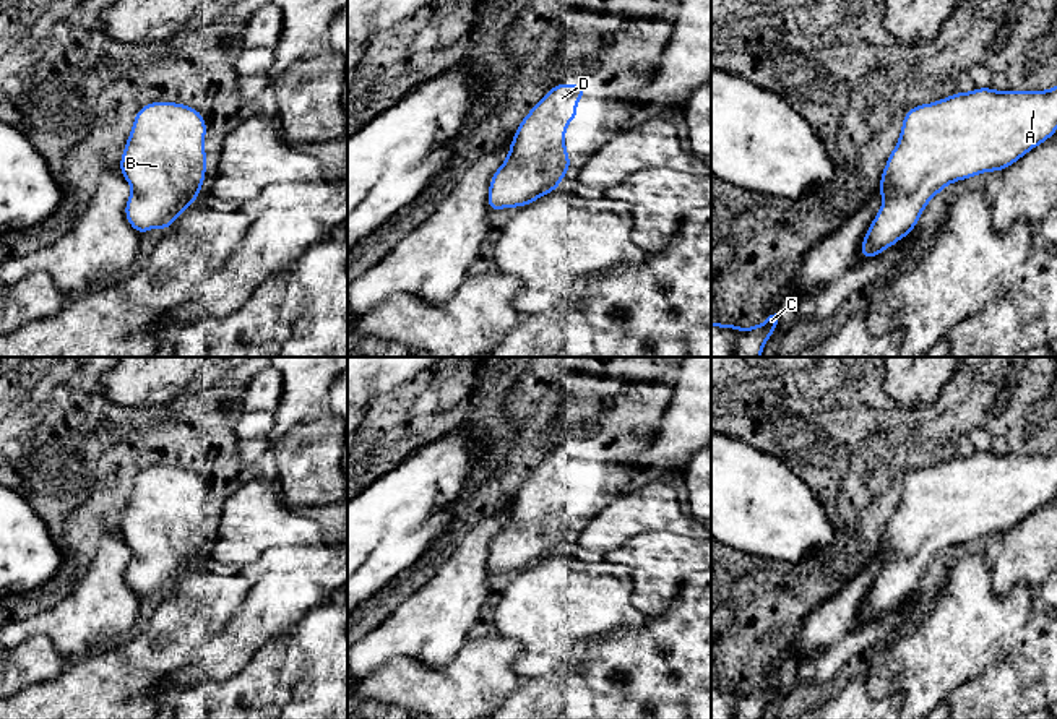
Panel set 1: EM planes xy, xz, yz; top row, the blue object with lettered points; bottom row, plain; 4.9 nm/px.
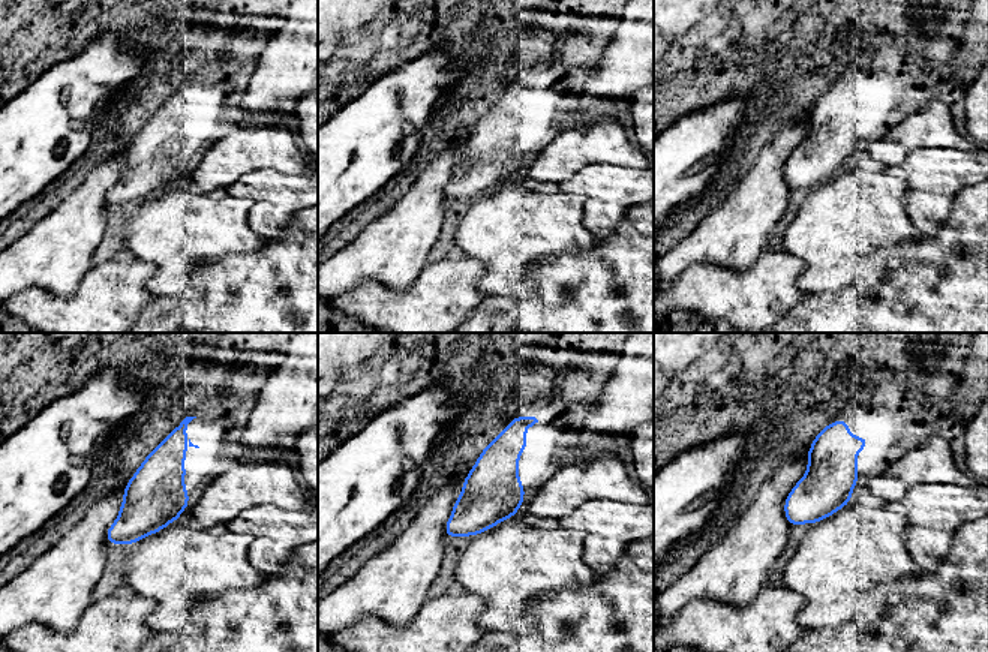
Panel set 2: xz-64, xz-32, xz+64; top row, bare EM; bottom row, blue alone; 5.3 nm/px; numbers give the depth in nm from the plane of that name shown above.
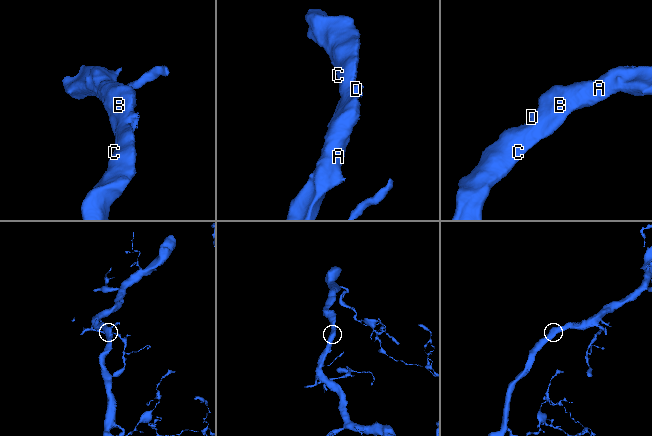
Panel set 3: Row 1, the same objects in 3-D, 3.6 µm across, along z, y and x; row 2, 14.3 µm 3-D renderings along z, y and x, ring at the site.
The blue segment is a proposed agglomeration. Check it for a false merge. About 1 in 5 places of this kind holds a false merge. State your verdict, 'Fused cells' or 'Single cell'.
Single cell

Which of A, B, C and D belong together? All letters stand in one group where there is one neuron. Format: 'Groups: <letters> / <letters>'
Groups: A B C D

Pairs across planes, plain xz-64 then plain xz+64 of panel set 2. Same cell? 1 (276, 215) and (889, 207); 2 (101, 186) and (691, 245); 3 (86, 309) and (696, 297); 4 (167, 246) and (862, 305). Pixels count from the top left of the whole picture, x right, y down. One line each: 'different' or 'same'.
1: different
2: same
3: same
4: different

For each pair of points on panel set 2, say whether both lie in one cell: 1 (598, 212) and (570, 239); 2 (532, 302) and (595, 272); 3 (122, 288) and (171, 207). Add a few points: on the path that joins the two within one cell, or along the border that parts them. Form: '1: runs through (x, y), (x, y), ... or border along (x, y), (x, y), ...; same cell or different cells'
1: border along (568, 192), (583, 198), (582, 224), (598, 239); different cells
2: runs through (547, 297), (562, 282), (580, 282); same cell
3: border along (137, 258), (155, 267), (149, 293); different cells

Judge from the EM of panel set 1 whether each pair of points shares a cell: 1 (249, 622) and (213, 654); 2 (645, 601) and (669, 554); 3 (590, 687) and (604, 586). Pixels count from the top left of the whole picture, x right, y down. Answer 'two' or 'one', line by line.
1: one
2: one
3: two

